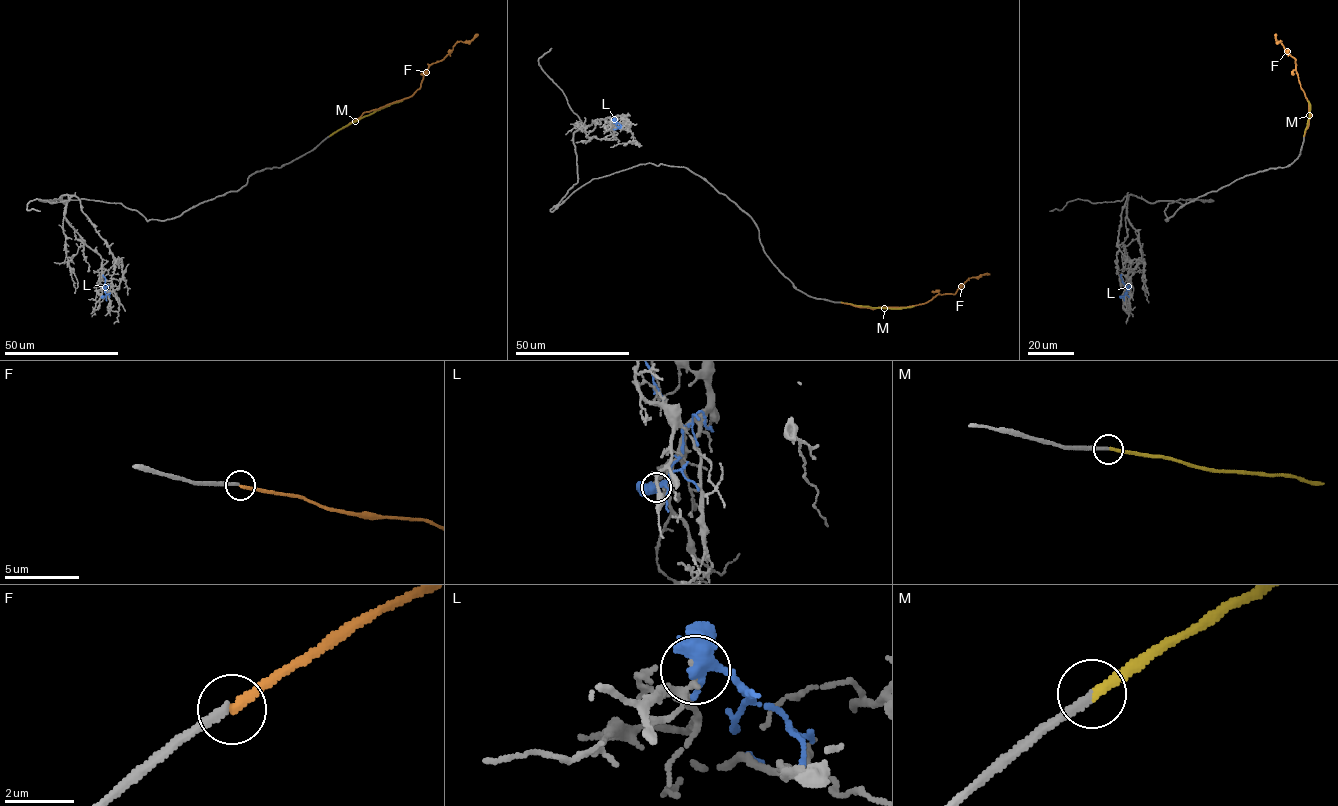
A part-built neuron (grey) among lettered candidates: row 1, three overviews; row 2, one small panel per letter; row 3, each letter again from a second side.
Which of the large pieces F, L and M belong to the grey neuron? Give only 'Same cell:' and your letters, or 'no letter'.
Same cell: M

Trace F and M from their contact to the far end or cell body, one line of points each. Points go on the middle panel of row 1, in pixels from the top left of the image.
F: (841, 302), (874, 309), (921, 304), (937, 295), (954, 293), (969, 278), (989, 273)
M: (841, 302), (888, 308), (914, 306)

